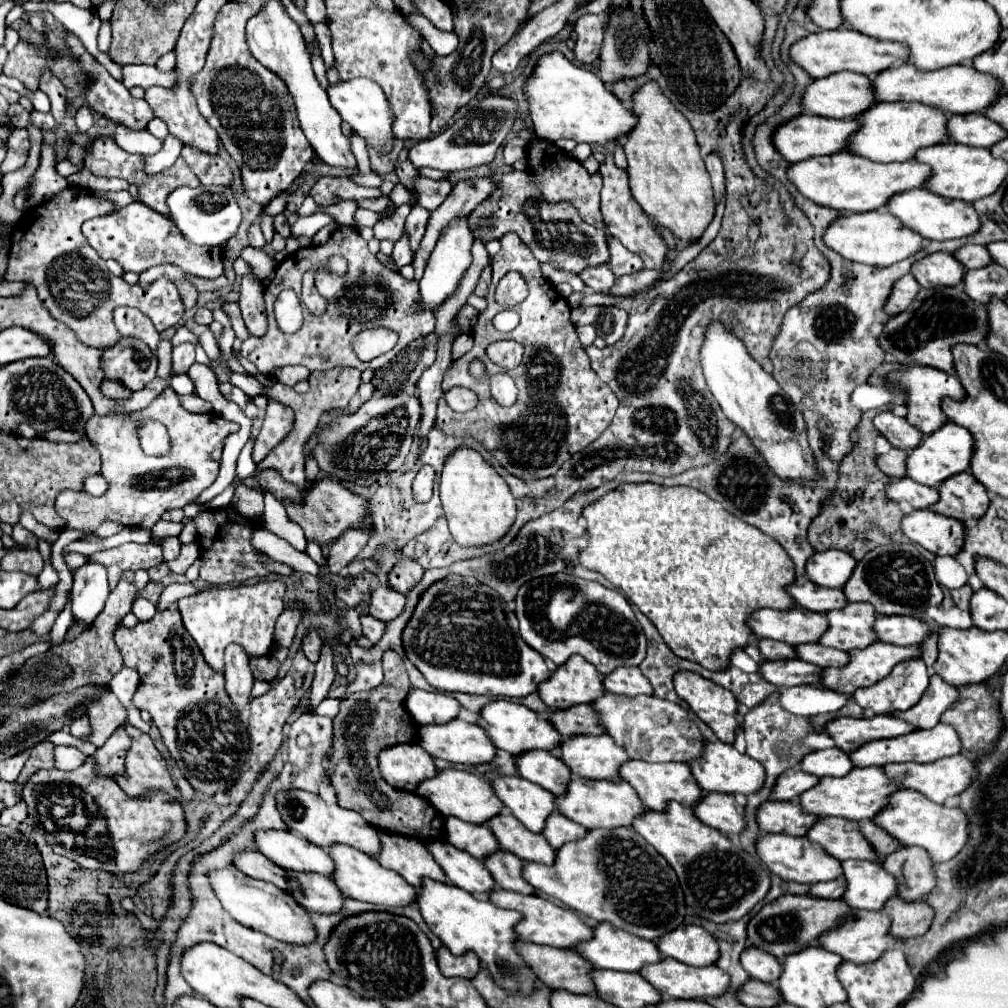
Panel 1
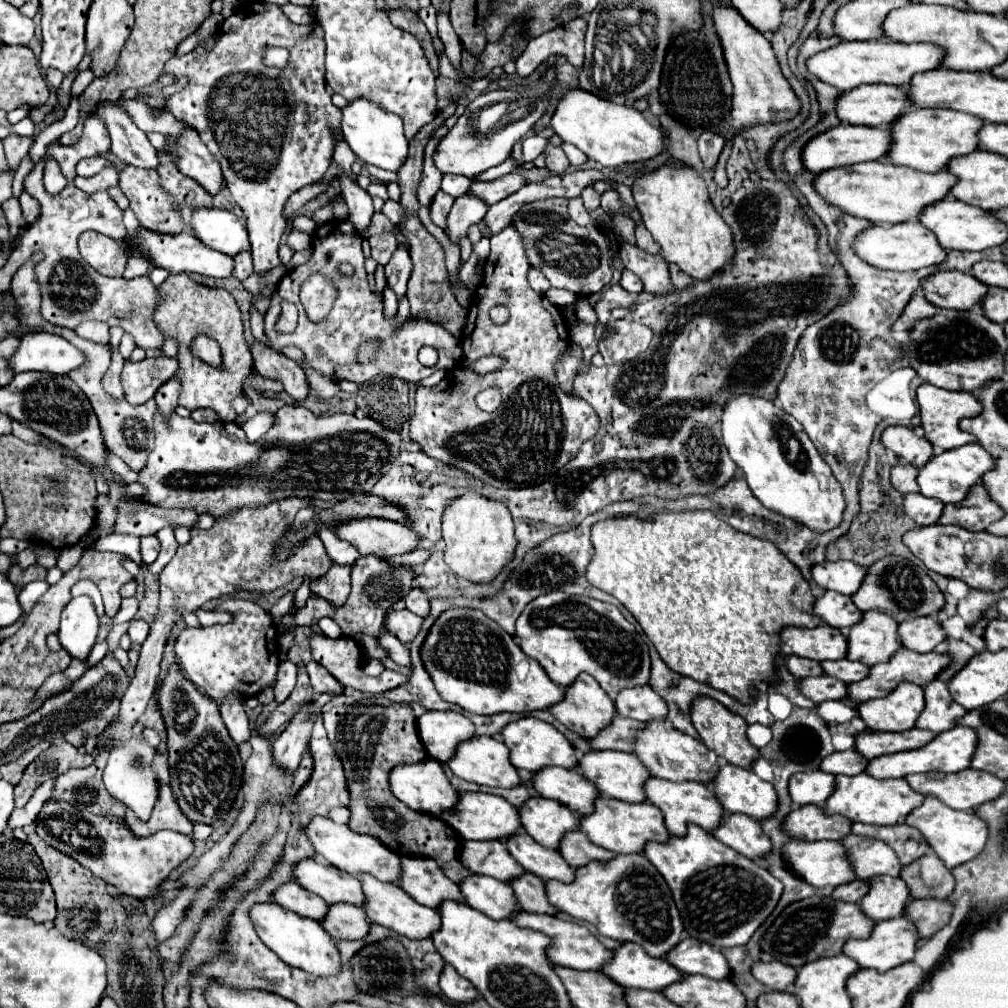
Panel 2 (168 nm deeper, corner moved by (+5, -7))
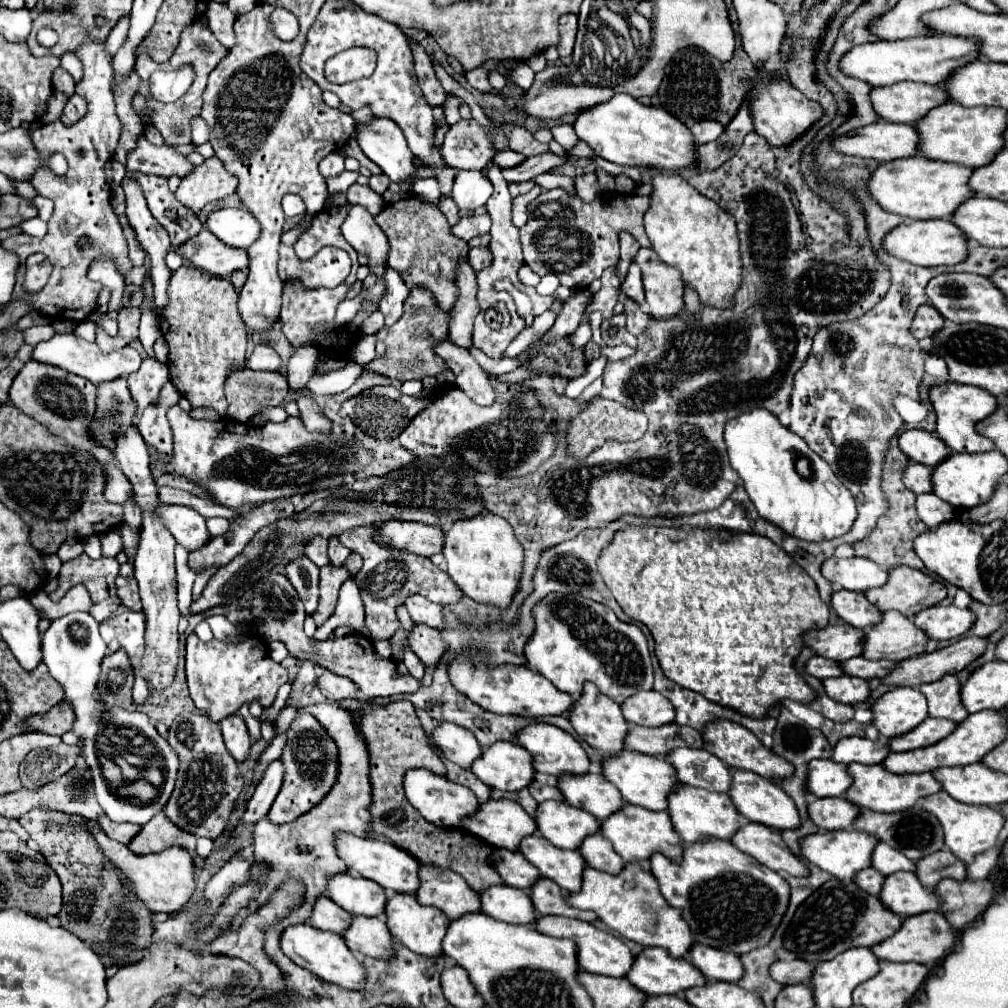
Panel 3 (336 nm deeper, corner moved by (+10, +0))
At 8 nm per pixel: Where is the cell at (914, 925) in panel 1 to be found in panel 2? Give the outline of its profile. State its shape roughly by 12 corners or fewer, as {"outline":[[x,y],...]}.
{"outline":[[923,898],[907,904],[905,918],[921,938],[949,922],[947,900]]}

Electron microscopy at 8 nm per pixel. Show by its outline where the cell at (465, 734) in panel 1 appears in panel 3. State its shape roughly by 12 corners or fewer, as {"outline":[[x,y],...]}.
{"outline":[[498,741],[472,773],[492,789],[520,791],[534,781],[530,753]]}

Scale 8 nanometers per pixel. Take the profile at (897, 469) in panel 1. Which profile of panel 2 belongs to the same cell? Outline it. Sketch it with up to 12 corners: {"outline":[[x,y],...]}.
{"outline":[[895,464],[891,486],[901,494],[919,492],[913,466]]}

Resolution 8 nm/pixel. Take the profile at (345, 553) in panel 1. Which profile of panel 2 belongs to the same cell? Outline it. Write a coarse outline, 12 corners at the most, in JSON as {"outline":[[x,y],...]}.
{"outline":[[331,564],[311,592],[341,606],[349,596],[349,564]]}

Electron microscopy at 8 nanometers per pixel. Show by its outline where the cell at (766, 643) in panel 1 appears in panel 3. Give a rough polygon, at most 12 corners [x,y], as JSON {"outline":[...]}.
{"outline":[[814,655],[808,673],[820,679],[842,677],[838,661]]}

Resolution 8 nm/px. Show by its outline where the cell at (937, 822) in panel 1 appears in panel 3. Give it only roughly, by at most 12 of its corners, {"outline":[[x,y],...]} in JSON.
{"outline":[[944,789],[922,799],[946,847],[964,863],[998,847],[998,809],[954,801]]}

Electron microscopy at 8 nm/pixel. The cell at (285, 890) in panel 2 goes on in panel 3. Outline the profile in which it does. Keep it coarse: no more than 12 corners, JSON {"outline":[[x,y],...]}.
{"outline":[[328,897],[314,905],[310,925],[346,933],[350,913]]}

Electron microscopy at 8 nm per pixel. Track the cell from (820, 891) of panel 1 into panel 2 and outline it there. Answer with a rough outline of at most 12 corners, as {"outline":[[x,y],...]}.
{"outline":[[863,880],[837,886],[829,896],[857,902],[867,892]]}

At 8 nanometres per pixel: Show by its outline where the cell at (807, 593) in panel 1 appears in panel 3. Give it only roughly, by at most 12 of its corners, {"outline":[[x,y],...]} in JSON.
{"outline":[[834,591],[832,607],[858,629],[882,621],[864,593]]}

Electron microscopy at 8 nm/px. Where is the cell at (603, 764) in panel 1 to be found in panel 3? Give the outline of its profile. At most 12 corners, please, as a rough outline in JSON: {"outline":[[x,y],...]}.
{"outline":[[634,751],[604,759],[626,803],[666,811],[680,785],[662,757]]}

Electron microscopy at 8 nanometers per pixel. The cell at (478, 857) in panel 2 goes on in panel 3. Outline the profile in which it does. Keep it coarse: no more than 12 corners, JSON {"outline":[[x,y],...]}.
{"outline":[[494,849],[504,883],[526,891],[540,871],[520,853]]}

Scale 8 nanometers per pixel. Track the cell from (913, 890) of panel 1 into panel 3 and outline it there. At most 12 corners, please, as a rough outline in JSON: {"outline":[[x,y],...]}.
{"outline":[[948,849],[920,859],[916,875],[934,889],[944,877],[966,879],[966,863]]}

